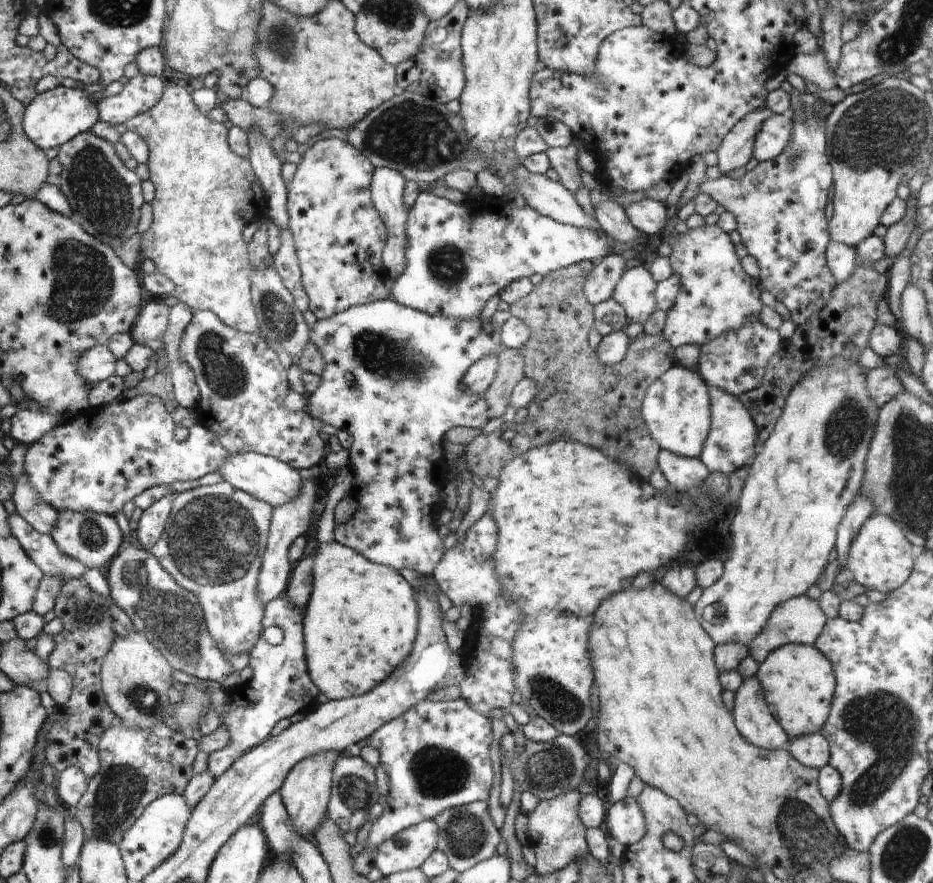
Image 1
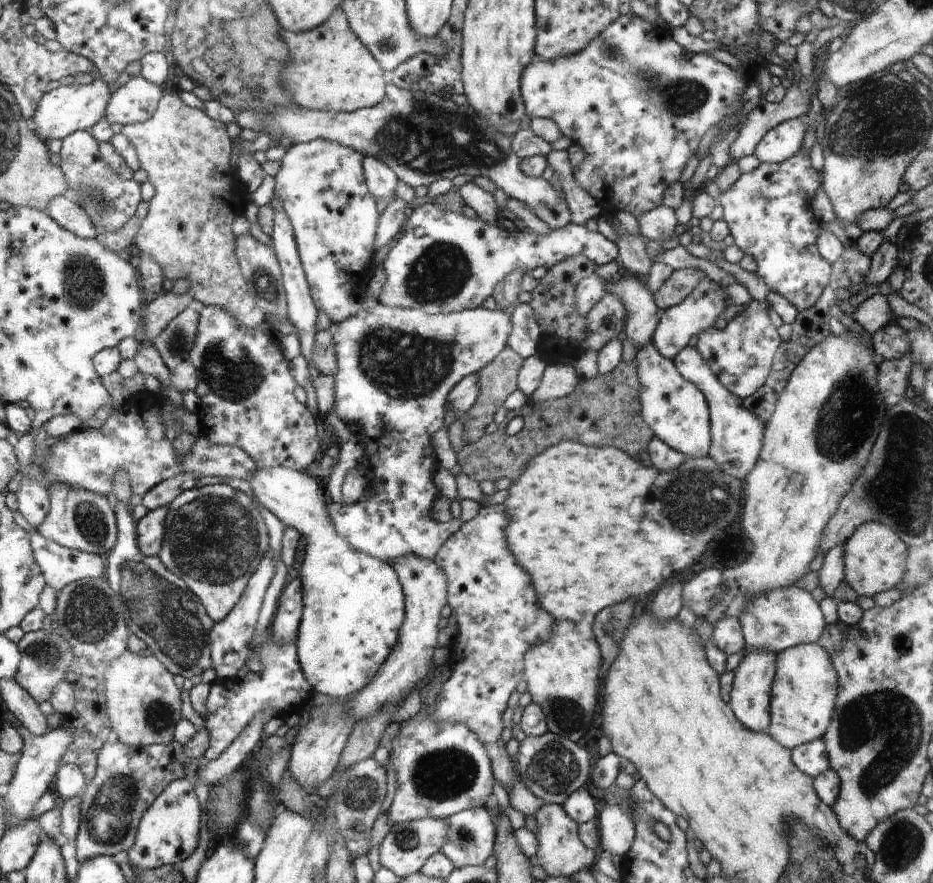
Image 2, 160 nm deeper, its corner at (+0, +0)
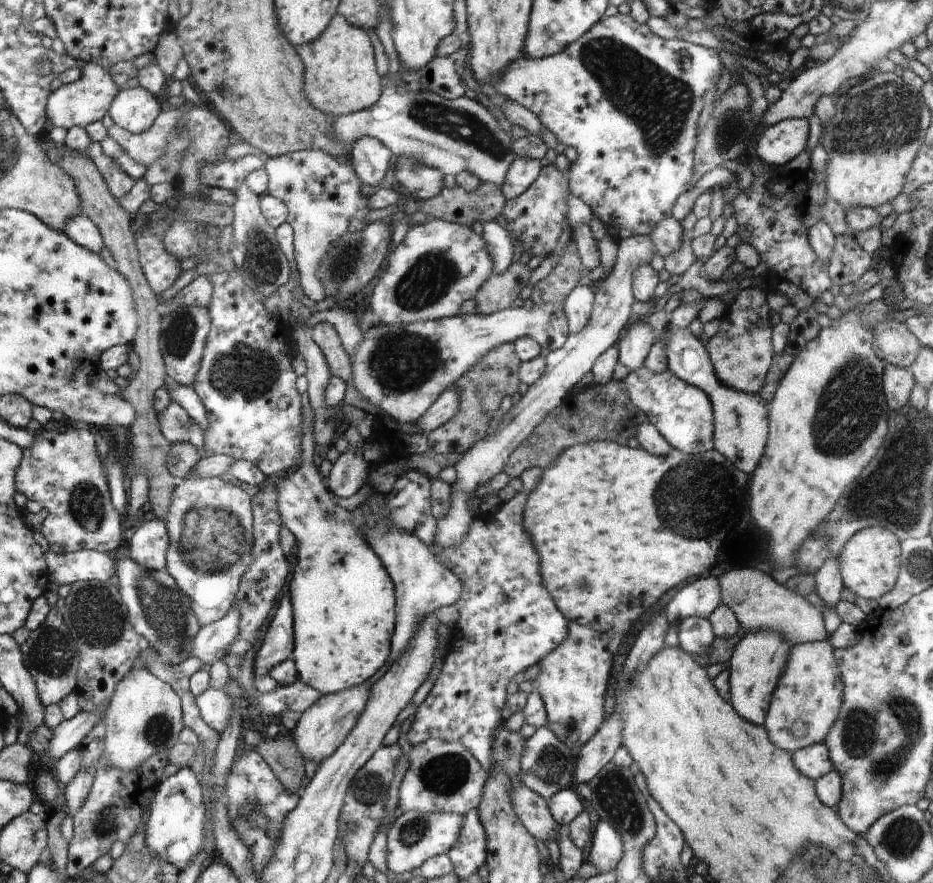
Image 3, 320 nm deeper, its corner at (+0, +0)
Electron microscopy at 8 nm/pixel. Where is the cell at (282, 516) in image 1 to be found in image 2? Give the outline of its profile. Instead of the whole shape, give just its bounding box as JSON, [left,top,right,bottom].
[208,550,275,680]

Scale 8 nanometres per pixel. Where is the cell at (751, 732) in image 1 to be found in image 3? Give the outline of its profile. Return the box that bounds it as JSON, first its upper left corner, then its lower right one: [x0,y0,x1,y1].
[727,629,794,725]

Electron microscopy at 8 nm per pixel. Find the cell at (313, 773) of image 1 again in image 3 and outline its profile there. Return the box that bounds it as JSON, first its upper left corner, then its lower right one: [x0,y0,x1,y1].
[294,680,374,764]

